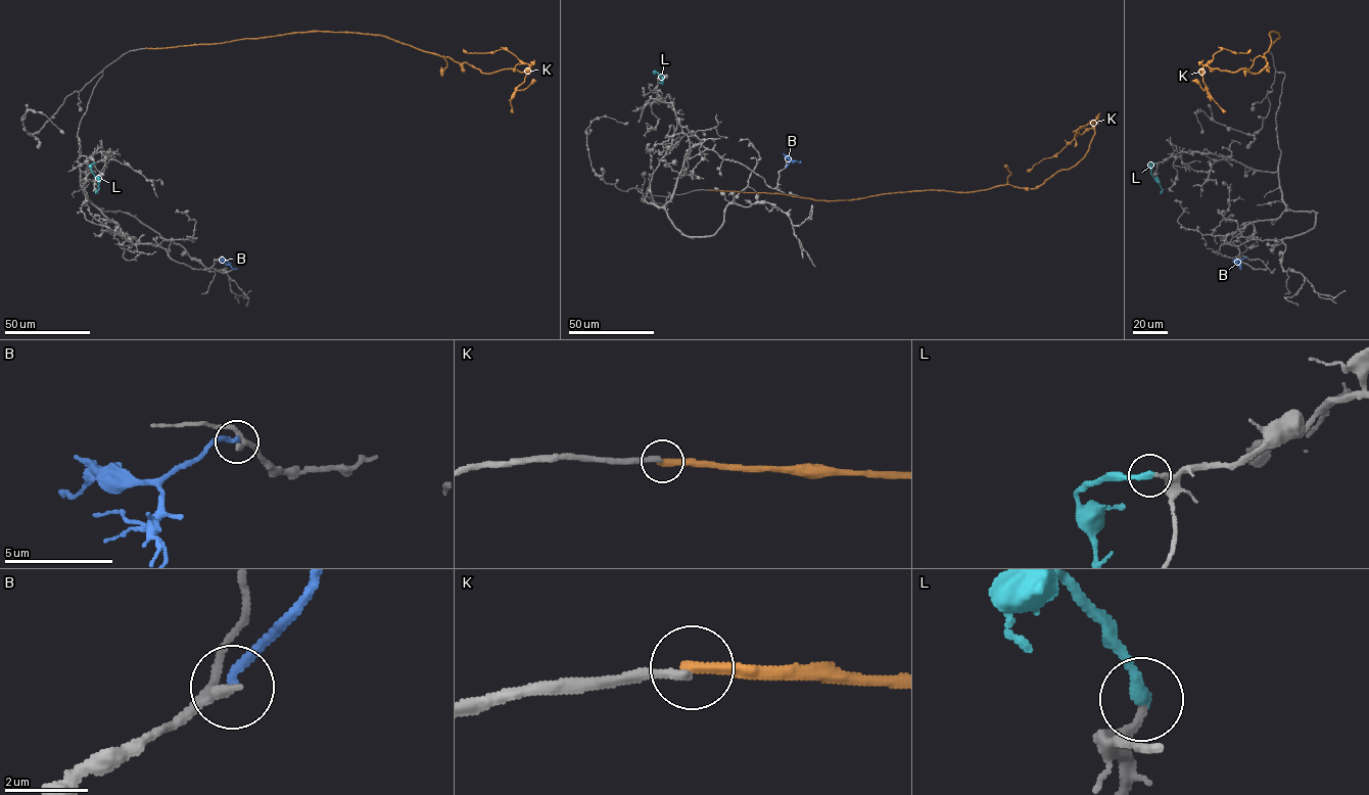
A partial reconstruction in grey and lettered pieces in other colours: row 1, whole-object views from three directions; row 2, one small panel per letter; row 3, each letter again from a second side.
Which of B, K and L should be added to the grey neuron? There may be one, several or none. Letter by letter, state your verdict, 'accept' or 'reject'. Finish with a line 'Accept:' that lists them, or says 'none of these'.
B: reject
K: reject
L: accept
Accept: L

